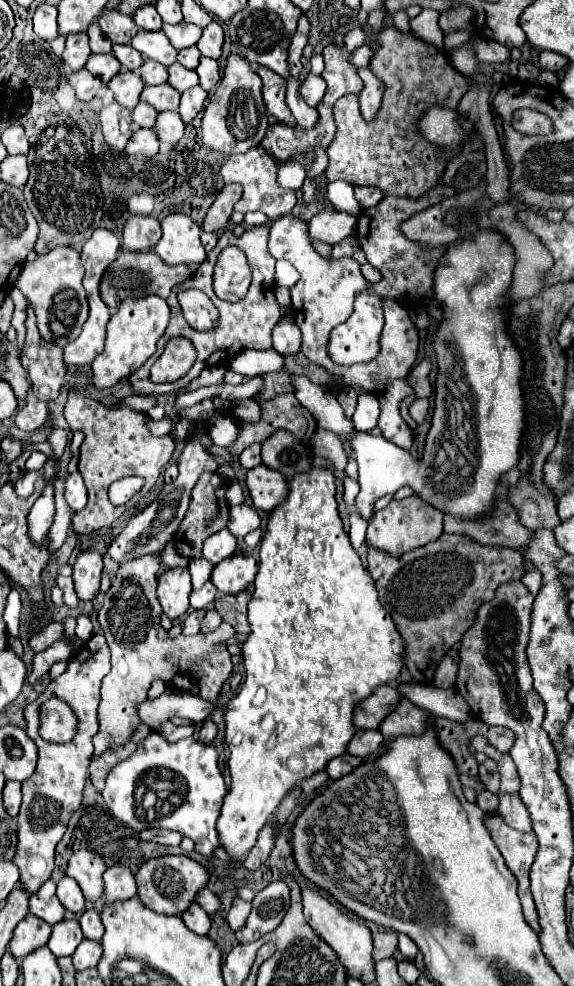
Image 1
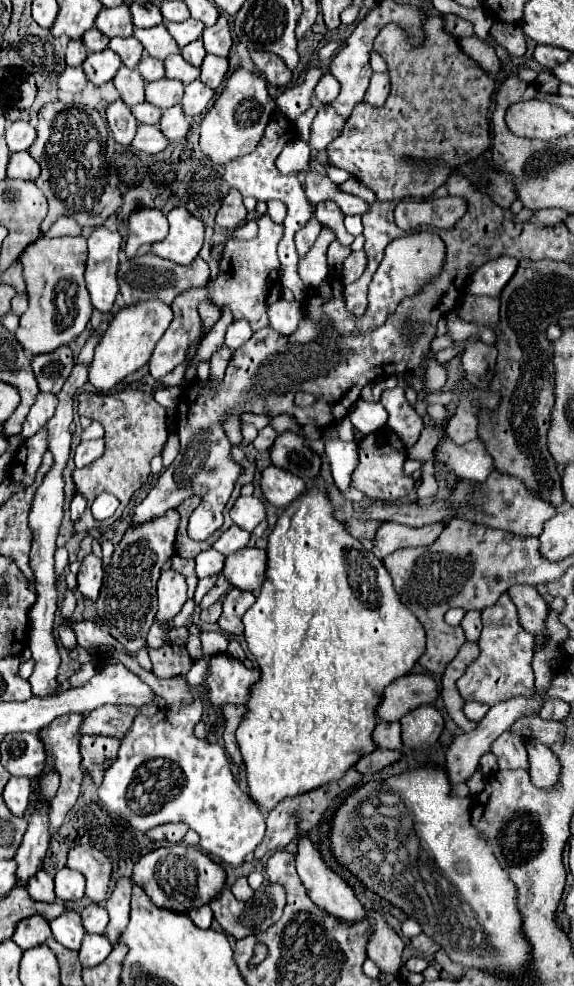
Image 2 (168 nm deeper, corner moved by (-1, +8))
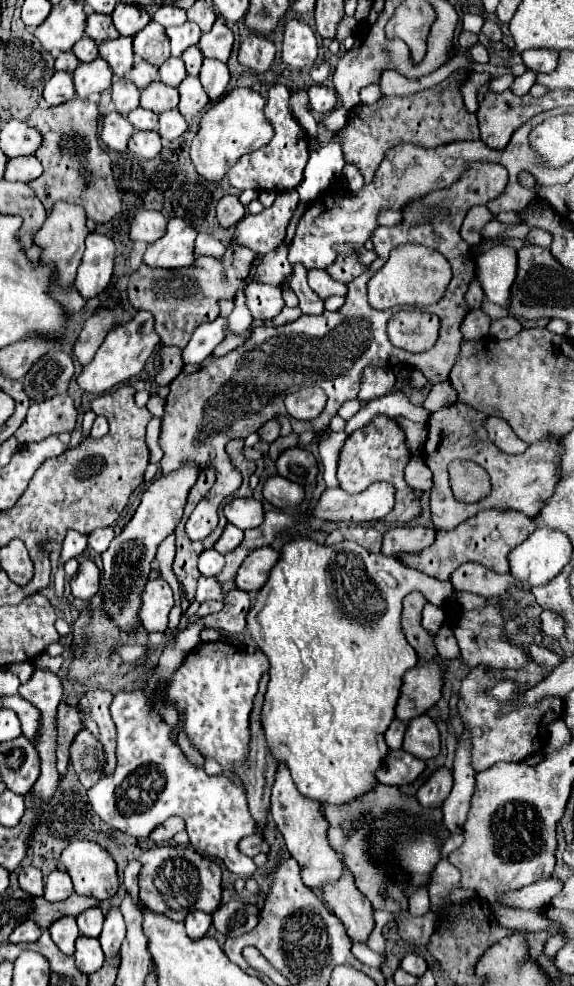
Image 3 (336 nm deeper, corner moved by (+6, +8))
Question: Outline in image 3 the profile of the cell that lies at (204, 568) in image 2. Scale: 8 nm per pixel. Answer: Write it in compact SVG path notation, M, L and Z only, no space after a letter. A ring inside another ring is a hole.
M206 550L198 558L198 570L202 572L202 576L218 576L222 568L224 568L224 556L216 550Z

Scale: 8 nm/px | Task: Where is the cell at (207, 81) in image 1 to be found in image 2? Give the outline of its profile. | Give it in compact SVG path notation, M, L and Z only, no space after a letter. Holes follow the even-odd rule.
M207 54L203 64L201 64L201 82L213 90L217 90L227 74L227 68L229 68L229 62L227 58L221 58L221 56L213 56L213 54Z

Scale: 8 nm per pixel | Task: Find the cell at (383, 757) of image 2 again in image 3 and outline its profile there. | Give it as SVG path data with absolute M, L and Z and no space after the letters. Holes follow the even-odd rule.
M394 750L384 760L384 766L378 770L376 778L382 784L390 786L406 786L414 782L426 768L426 762L408 754L406 750Z

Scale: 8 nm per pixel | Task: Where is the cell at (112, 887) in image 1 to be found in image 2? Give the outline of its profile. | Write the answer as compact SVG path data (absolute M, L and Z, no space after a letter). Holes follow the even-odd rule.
M121 876L115 882L115 890L107 898L107 912L109 912L109 926L107 926L107 938L111 944L117 942L117 936L121 930L125 930L125 924L129 922L129 898L131 898L131 880Z

